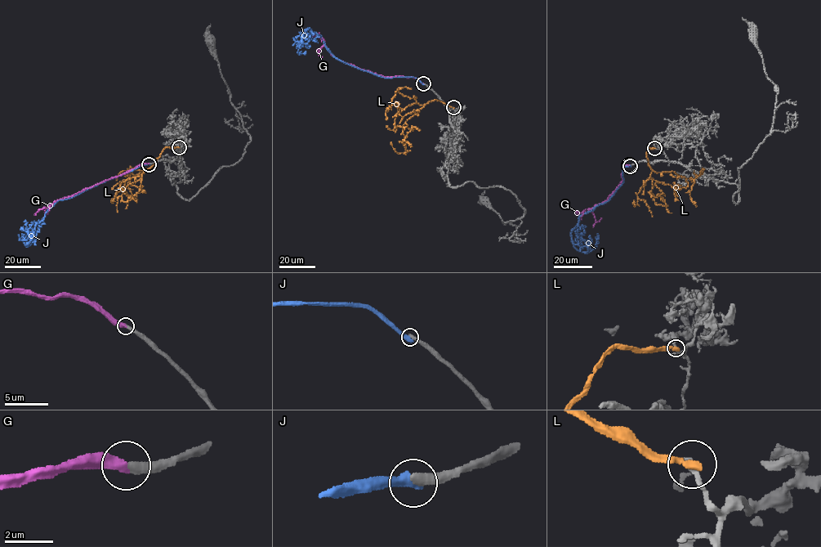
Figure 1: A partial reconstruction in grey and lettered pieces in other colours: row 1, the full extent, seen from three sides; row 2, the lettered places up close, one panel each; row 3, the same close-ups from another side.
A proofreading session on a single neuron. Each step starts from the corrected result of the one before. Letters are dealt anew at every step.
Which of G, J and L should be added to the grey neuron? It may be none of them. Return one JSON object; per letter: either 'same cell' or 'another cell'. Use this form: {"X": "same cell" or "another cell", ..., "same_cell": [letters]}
{"G": "same cell", "J": "another cell", "L": "another cell", "same_cell": ["G"]}

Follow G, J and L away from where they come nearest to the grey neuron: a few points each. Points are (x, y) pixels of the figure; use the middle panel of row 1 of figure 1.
G: (423, 83), (411, 77), (385, 77), (338, 60), (327, 50), (319, 33), (311, 38), (310, 35)
J: (423, 83), (412, 77), (377, 75), (343, 62), (309, 29), (300, 40), (297, 52), (303, 53)
L: (452, 107), (436, 99), (429, 101), (403, 125), (403, 143), (407, 151), (397, 153), (390, 142)

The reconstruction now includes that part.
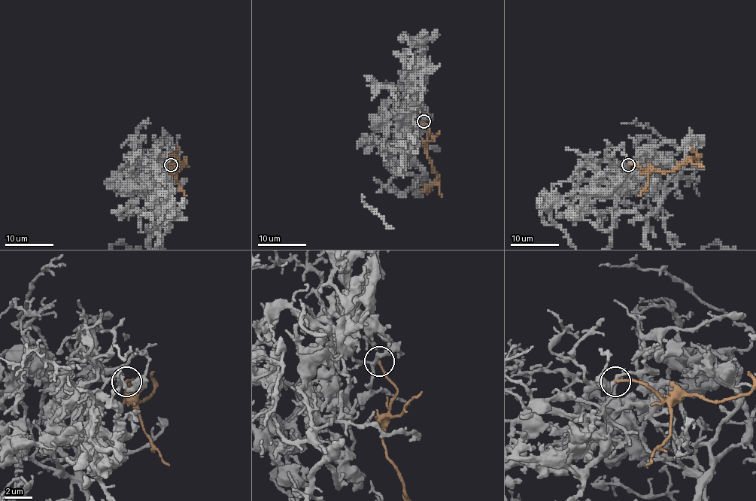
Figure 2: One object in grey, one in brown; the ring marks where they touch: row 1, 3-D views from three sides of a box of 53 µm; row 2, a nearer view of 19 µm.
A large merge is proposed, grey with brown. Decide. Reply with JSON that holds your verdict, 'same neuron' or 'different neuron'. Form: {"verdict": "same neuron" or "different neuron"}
{"verdict": "different neuron"}

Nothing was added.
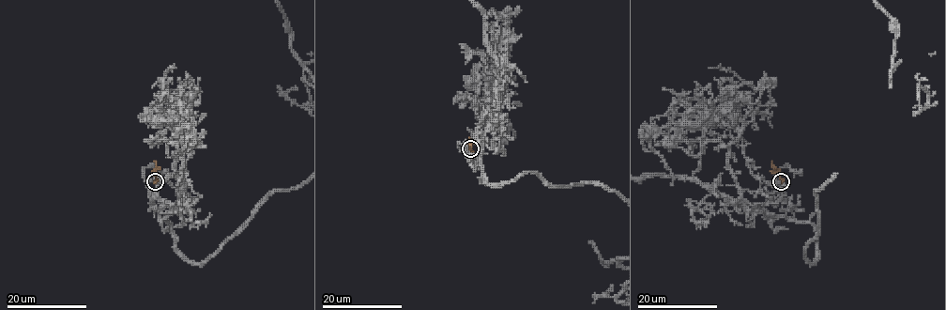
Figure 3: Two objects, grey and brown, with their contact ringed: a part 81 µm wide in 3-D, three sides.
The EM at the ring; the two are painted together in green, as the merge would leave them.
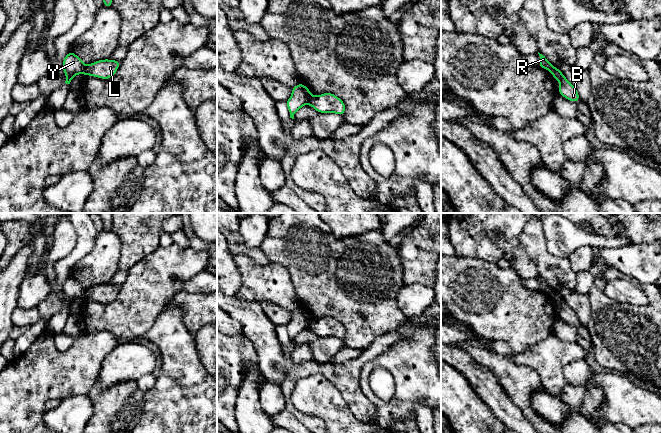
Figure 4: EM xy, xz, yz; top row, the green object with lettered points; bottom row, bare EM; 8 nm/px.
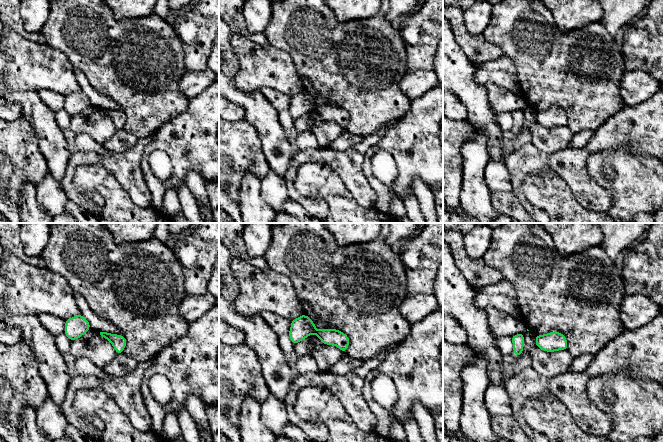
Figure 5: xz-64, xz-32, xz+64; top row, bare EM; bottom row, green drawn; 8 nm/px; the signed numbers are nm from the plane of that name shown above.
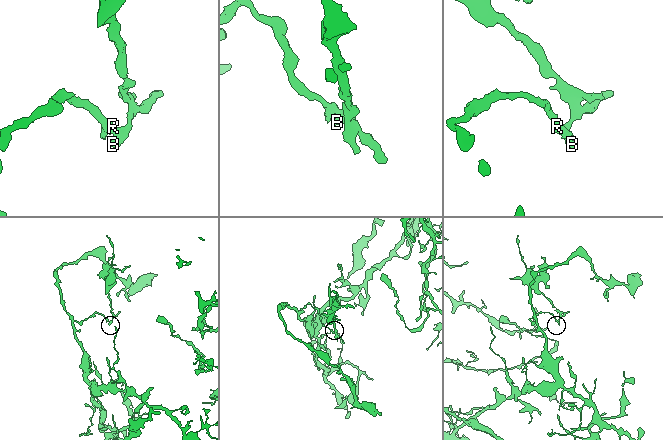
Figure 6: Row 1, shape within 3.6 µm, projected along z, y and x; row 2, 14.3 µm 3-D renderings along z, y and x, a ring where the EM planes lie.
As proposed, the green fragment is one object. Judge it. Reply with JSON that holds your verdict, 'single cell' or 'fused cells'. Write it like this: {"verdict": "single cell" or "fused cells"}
{"verdict": "fused cells"}

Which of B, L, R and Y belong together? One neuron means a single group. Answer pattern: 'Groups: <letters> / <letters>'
Groups: B L / R Y

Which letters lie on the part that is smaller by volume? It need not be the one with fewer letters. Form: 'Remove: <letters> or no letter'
Remove: B, L

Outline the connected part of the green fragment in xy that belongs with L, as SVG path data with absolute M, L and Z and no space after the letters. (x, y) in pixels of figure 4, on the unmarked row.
M109 283L98 284L87 289L85 299L109 303L116 298L119 290L120 285Z

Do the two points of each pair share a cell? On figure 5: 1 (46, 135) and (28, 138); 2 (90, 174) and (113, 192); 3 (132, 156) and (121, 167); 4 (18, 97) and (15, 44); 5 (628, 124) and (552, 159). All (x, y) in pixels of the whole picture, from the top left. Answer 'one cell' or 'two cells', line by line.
1: two cells
2: one cell
3: one cell
4: two cells
5: one cell

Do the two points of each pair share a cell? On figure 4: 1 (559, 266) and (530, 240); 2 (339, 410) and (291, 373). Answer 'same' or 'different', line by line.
1: same
2: different

